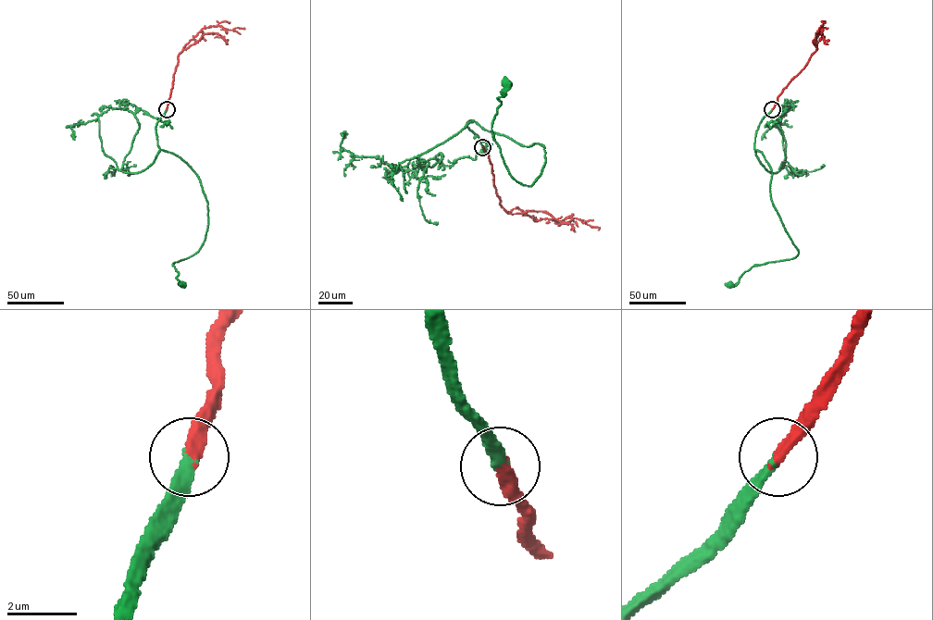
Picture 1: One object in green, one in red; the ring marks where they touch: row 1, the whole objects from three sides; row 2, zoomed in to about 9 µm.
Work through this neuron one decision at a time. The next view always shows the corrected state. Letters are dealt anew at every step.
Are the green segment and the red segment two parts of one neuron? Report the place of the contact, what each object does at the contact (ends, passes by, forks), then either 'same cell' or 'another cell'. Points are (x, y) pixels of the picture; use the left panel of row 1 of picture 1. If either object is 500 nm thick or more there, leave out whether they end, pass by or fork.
place (167, 109); green ends; red ends; same cell

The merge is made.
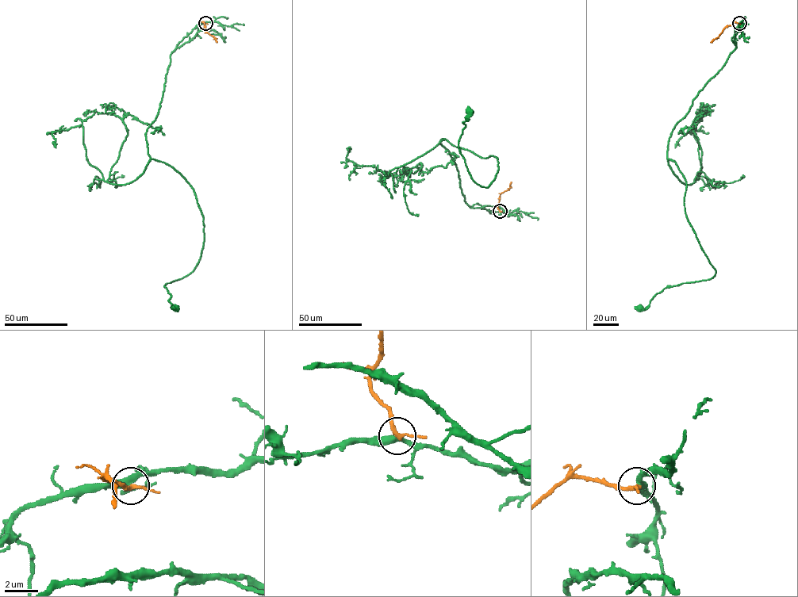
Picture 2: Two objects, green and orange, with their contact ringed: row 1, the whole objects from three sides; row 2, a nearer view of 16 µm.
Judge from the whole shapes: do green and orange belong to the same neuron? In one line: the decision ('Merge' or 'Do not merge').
Do not merge

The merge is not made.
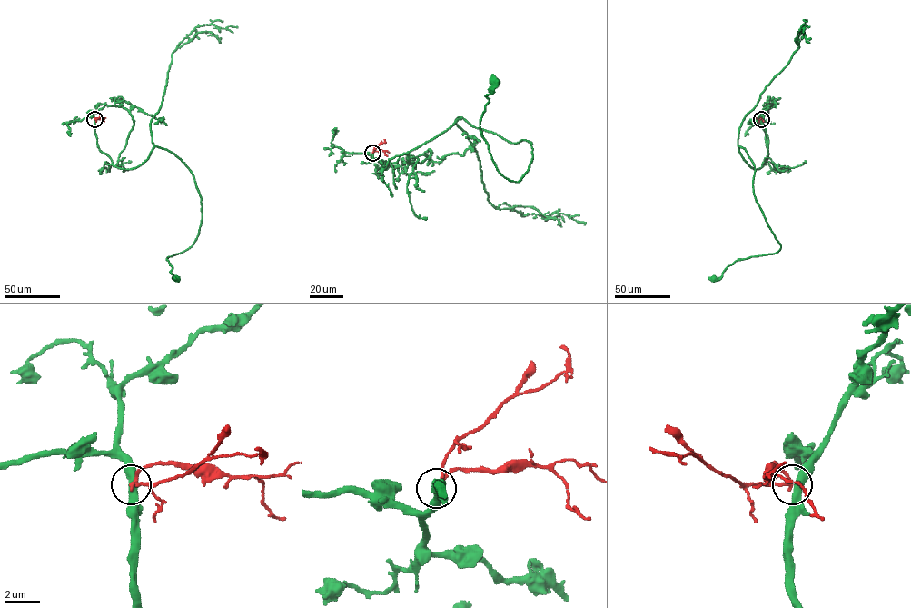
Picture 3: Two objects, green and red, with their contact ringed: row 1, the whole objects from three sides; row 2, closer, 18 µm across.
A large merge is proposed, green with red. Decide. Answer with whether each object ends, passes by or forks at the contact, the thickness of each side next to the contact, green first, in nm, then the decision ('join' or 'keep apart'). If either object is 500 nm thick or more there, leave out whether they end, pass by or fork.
green passes by; red passes by; calibres 460 and 180 nm; keep apart

